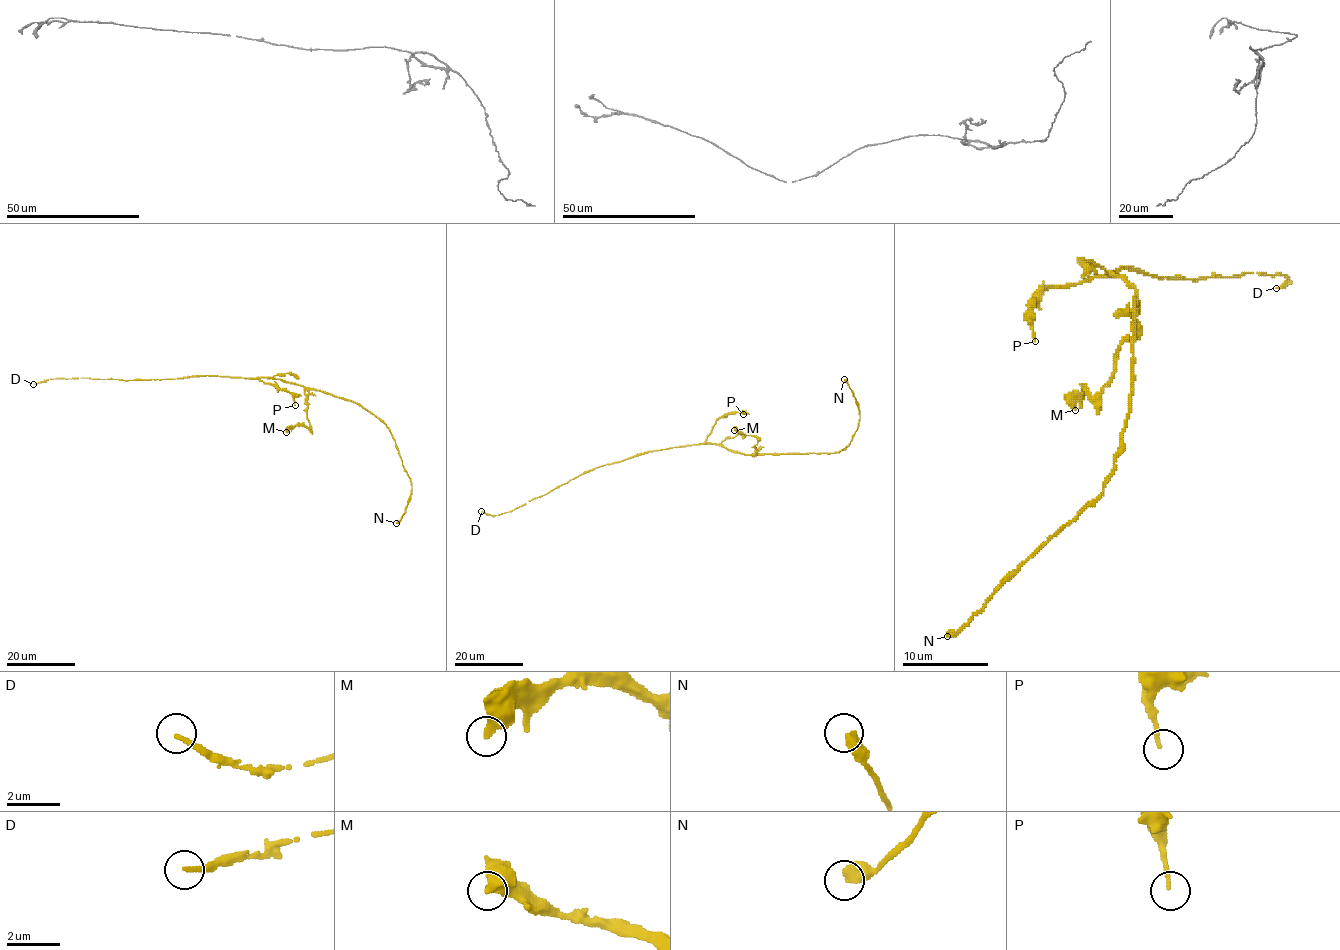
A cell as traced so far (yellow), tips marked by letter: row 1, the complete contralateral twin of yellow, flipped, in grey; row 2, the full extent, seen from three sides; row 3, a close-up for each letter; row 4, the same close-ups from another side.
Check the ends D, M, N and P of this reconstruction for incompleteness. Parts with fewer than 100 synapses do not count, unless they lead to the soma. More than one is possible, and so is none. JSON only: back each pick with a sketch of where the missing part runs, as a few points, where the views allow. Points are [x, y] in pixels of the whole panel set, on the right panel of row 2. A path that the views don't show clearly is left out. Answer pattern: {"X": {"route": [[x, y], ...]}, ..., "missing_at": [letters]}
{"D": {"route": [[1276, 288], [1103, 328], [1109, 358], [1148, 365], [1103, 442], [1109, 474], [1137, 489], [1137, 519]]}, "missing_at": ["D"]}

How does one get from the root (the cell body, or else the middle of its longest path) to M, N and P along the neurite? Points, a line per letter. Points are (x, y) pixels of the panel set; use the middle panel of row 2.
M: (721, 446), (753, 455), (758, 439), (734, 430)
N: (721, 446), (745, 454), (838, 452), (850, 443), (860, 418), (859, 405), (844, 379)
P: (721, 446), (706, 441), (712, 427), (729, 414), (743, 414)

